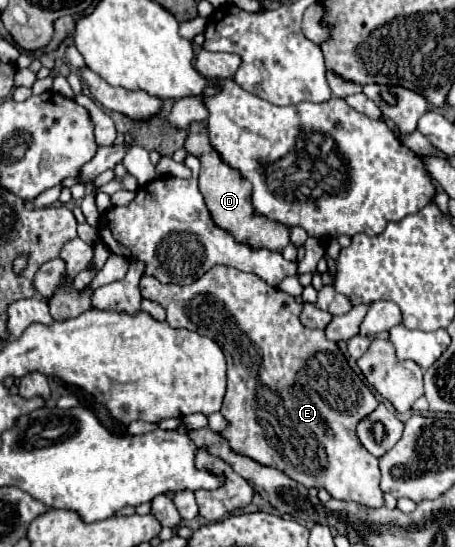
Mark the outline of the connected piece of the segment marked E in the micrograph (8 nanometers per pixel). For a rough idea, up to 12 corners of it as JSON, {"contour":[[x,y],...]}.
{"contour":[[217,265],[141,277],[221,345],[221,437],[333,499],[381,507],[357,421],[379,401],[303,301]]}

